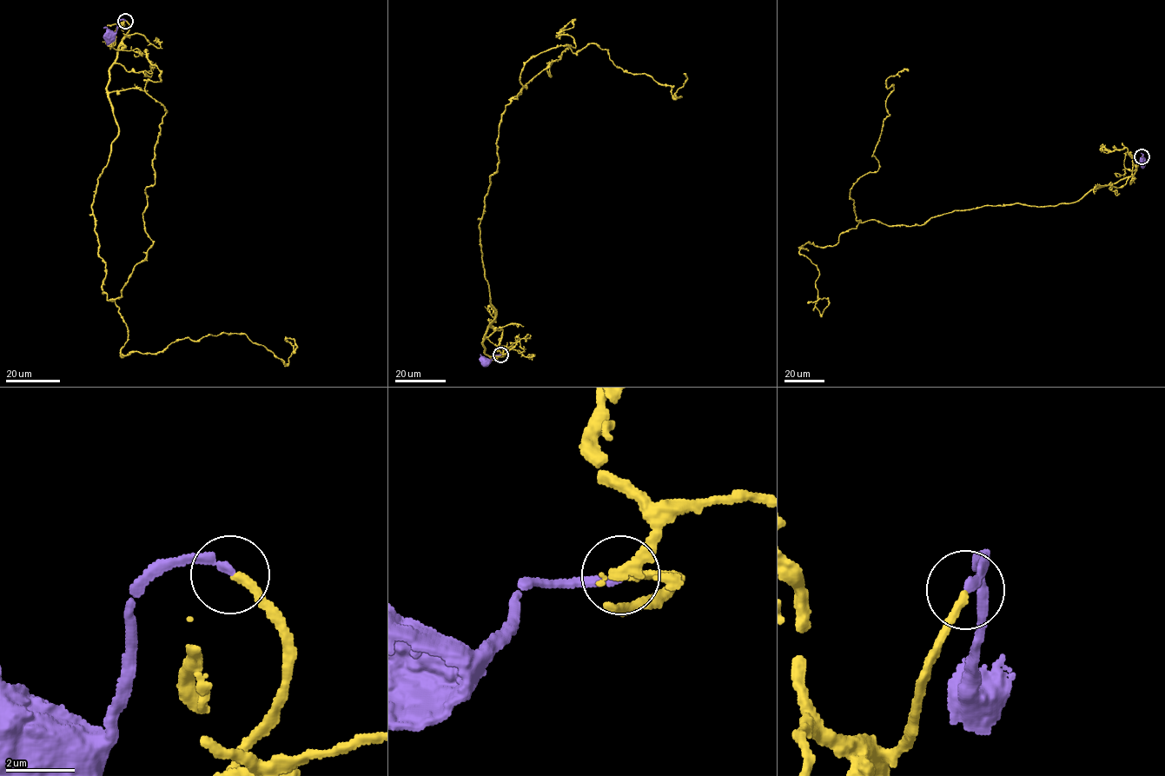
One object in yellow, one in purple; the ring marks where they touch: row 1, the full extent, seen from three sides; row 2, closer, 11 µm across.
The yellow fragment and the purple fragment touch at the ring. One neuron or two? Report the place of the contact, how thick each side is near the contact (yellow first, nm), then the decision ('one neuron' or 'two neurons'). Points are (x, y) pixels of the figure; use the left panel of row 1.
place (125, 21); calibres 220 and 240 nm; one neuron

